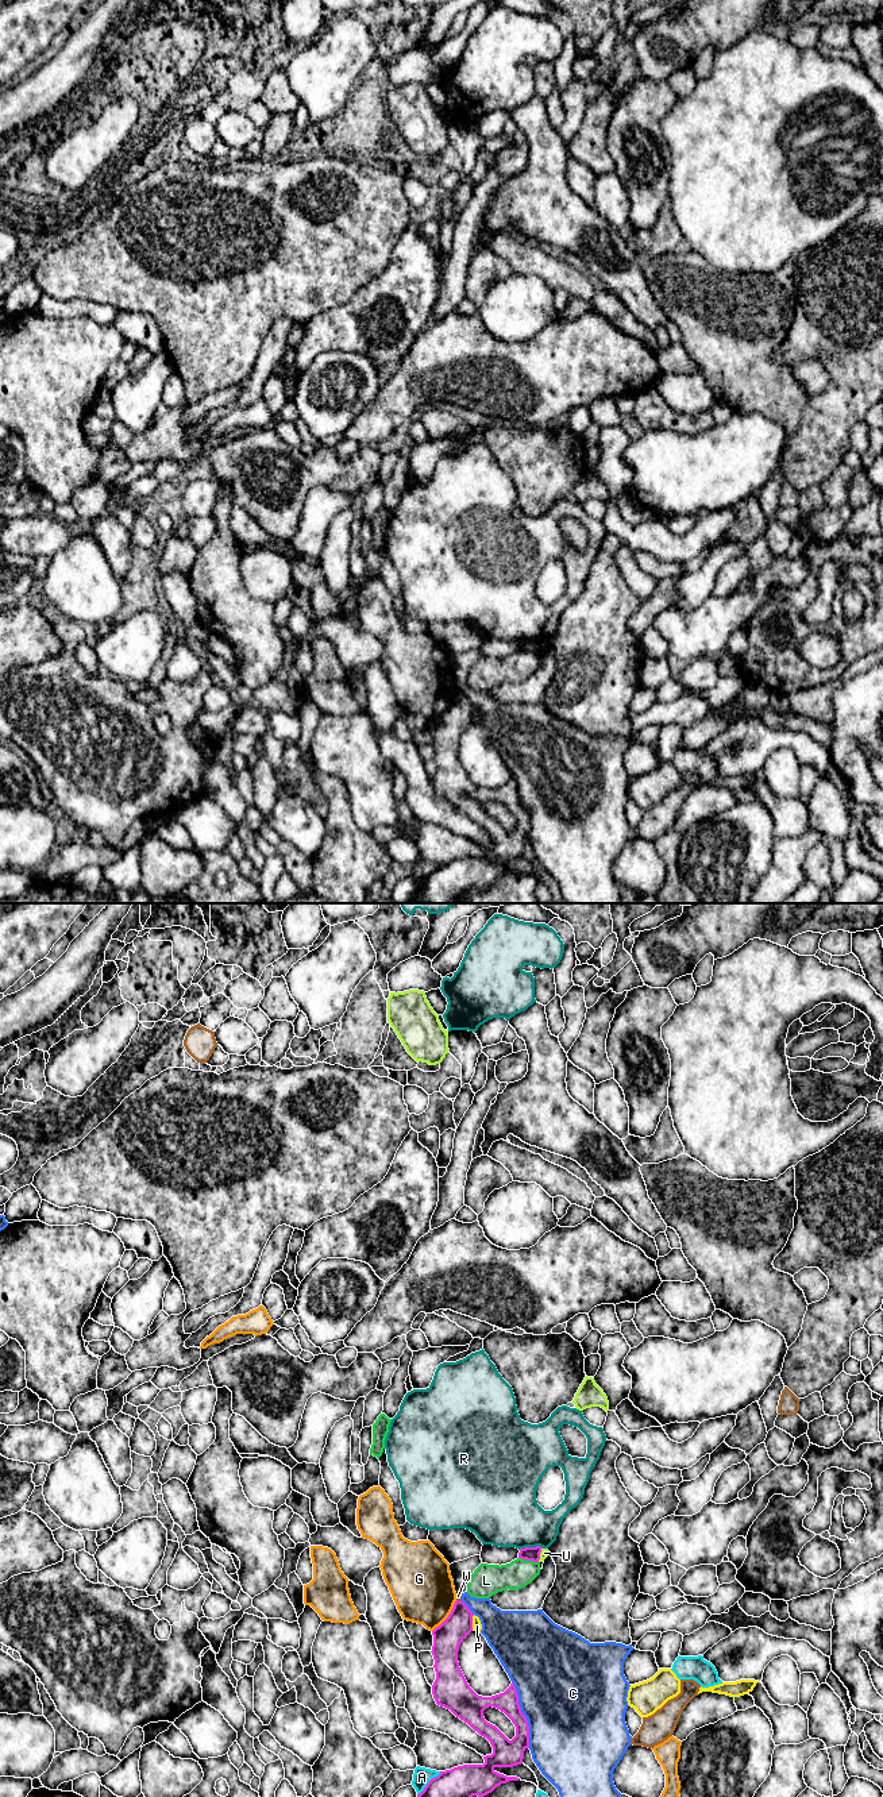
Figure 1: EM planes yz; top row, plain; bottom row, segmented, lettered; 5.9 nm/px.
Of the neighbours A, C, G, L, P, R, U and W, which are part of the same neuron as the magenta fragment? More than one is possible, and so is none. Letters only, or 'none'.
none

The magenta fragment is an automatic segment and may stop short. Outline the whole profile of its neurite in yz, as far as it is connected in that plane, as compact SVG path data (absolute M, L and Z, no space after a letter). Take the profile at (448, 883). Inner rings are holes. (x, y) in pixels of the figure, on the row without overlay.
M455 694L448 710L432 724L433 739L432 748L435 752L436 772L432 778L432 787L437 798L450 802L456 810L467 815L481 829L486 830L493 847L483 849L483 857L463 857L451 863L440 864L432 871L424 883L417 887L413 899L409 903L460 903L462 898L473 888L483 890L491 886L501 876L509 874L518 874L517 869L506 869L497 865L496 860L513 860L523 856L524 844L529 841L529 818L527 810L523 807L518 788L514 776L500 787L491 790L478 788L467 776L458 755L458 744L460 736L473 724L474 706L463 694ZM489 799L504 805L516 820L516 829L509 833L496 818L487 815L483 810L483 803Z

